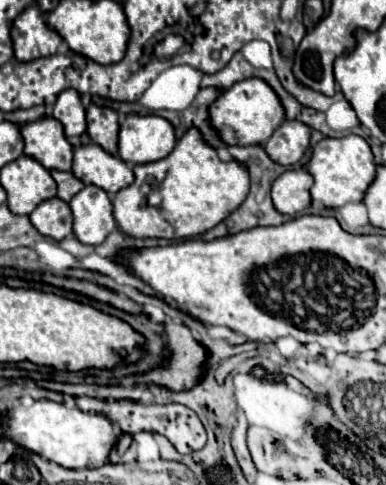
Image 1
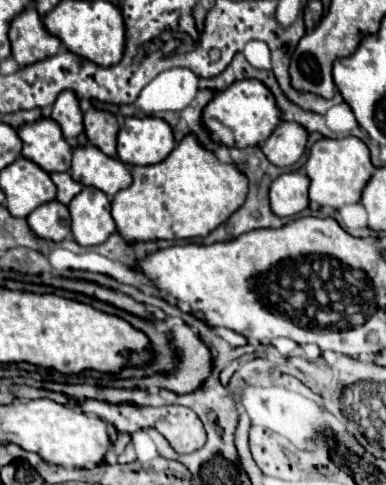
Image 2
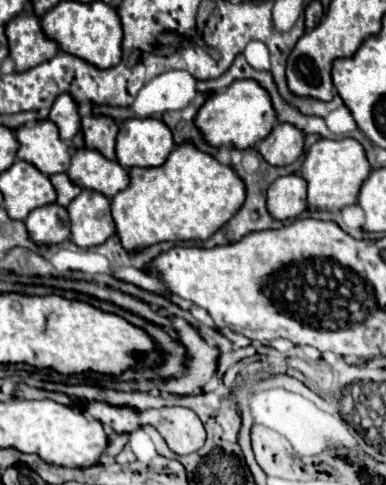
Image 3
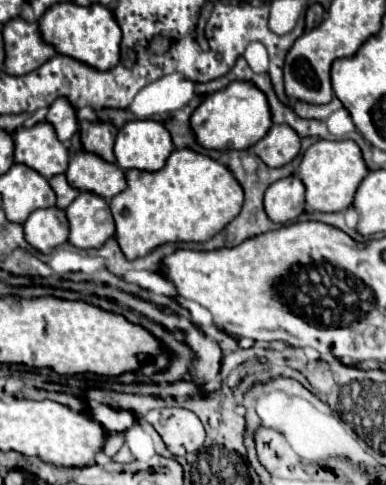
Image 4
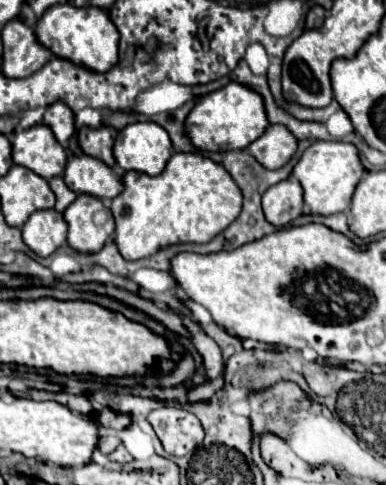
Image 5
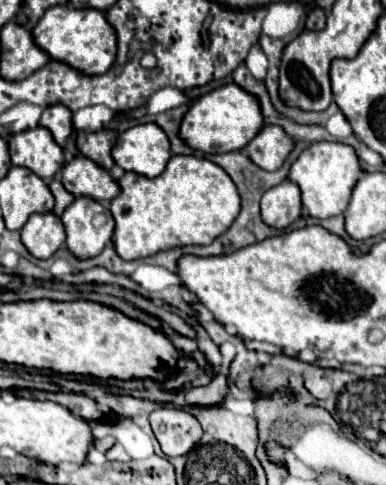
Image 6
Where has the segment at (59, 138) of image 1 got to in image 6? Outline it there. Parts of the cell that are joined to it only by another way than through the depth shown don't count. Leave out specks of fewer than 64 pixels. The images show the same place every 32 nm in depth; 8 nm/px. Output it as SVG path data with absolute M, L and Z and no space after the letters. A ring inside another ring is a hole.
M42 126L10 136L8 152L12 166L24 166L40 178L50 178L64 166L62 148Z

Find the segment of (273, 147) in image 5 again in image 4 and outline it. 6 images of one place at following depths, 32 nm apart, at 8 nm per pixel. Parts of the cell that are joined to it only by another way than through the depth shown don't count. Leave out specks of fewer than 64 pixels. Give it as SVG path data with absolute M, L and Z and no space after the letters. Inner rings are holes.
M274 124L264 138L260 138L256 144L250 146L250 152L254 152L268 168L280 168L292 162L298 150L300 138L286 124Z

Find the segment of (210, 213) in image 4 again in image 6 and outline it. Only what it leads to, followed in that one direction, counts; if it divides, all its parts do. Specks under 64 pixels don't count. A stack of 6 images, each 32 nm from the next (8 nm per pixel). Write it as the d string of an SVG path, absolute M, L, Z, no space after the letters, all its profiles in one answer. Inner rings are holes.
M172 156L166 170L156 178L144 178L134 172L126 172L120 180L120 194L110 202L110 212L116 220L114 230L114 246L116 254L122 260L146 258L156 252L176 248L176 246L208 246L216 236L222 236L232 220L240 212L240 196L230 180L230 176L216 164L206 158L196 156Z

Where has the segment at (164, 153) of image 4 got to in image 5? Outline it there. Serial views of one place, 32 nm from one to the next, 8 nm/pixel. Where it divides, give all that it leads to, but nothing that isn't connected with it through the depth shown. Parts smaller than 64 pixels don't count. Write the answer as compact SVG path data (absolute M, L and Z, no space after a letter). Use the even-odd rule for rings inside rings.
M154 122L126 126L114 144L116 164L124 170L158 176L172 156L172 142L166 130Z

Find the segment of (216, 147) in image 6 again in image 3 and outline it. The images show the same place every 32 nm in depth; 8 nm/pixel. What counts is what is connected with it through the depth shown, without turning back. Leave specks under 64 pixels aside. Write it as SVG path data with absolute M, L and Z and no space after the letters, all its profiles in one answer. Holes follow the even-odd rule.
M236 80L226 90L214 92L206 98L194 118L194 126L200 130L206 144L214 148L238 148L246 150L264 140L276 124L270 96L254 80Z

